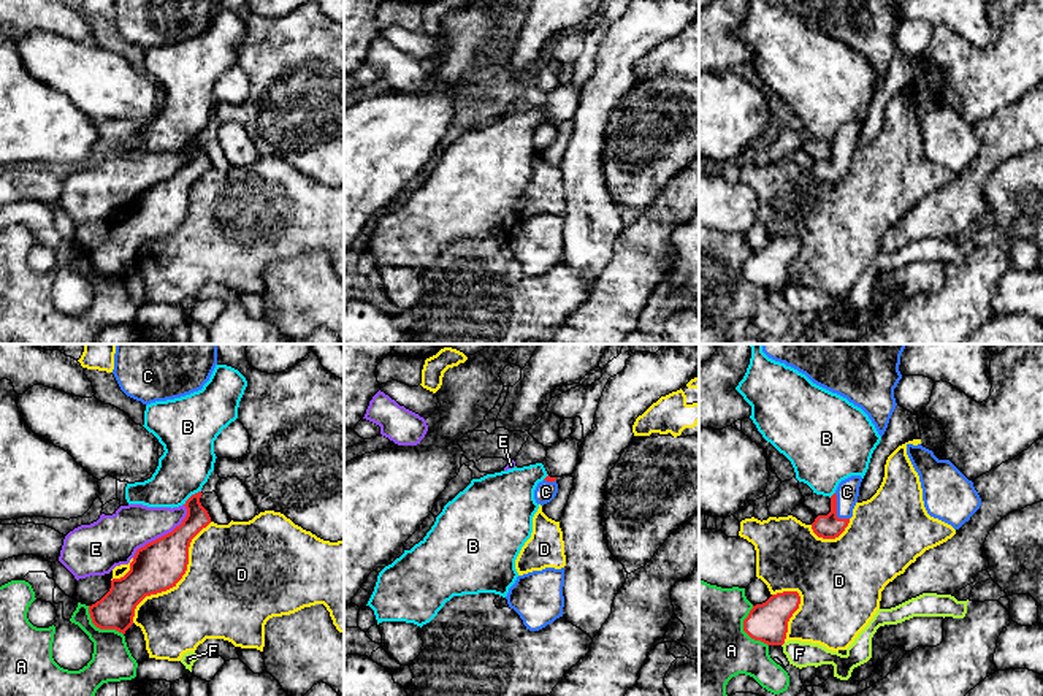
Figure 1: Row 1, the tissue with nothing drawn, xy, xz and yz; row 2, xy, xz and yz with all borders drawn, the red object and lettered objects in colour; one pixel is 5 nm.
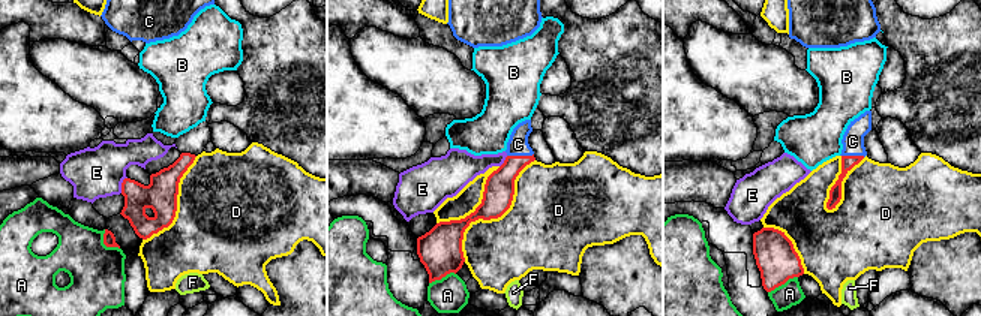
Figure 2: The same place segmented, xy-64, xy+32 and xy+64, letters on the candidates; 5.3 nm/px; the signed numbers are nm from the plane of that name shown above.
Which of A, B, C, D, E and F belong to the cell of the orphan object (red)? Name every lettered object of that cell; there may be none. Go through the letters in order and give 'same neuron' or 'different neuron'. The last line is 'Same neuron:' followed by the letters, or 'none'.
A: different neuron
B: different neuron
C: same neuron
D: different neuron
E: different neuron
F: different neuron
Same neuron: C

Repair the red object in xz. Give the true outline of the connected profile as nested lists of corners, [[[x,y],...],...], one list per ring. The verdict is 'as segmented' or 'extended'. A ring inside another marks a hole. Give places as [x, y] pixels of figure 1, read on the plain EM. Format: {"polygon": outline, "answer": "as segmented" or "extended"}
{"polygon": [[[547,120],[542,127],[537,128],[534,135],[534,144],[537,149],[544,151],[550,147],[558,138],[556,122]]], "answer": "extended"}

